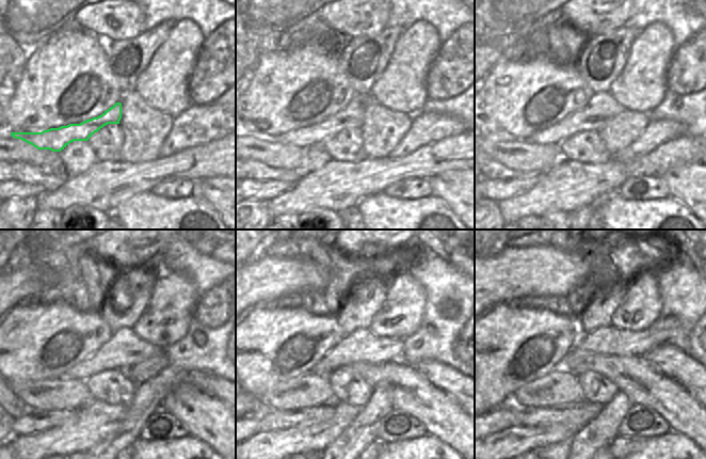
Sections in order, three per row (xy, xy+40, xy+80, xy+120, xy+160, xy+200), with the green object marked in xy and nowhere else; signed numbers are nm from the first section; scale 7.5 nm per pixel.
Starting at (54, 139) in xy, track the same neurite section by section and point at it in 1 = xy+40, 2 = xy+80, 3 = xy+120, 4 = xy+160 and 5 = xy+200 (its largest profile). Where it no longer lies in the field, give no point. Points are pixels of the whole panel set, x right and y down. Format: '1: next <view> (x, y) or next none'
1: next xy+40 (351, 116)
2: next xy+80 (602, 107)
3: next xy+120 (125, 348)
4: next xy+160 (360, 346)
5: next xy+200 (666, 330)

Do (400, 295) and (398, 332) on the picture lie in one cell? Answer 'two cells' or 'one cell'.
one cell

